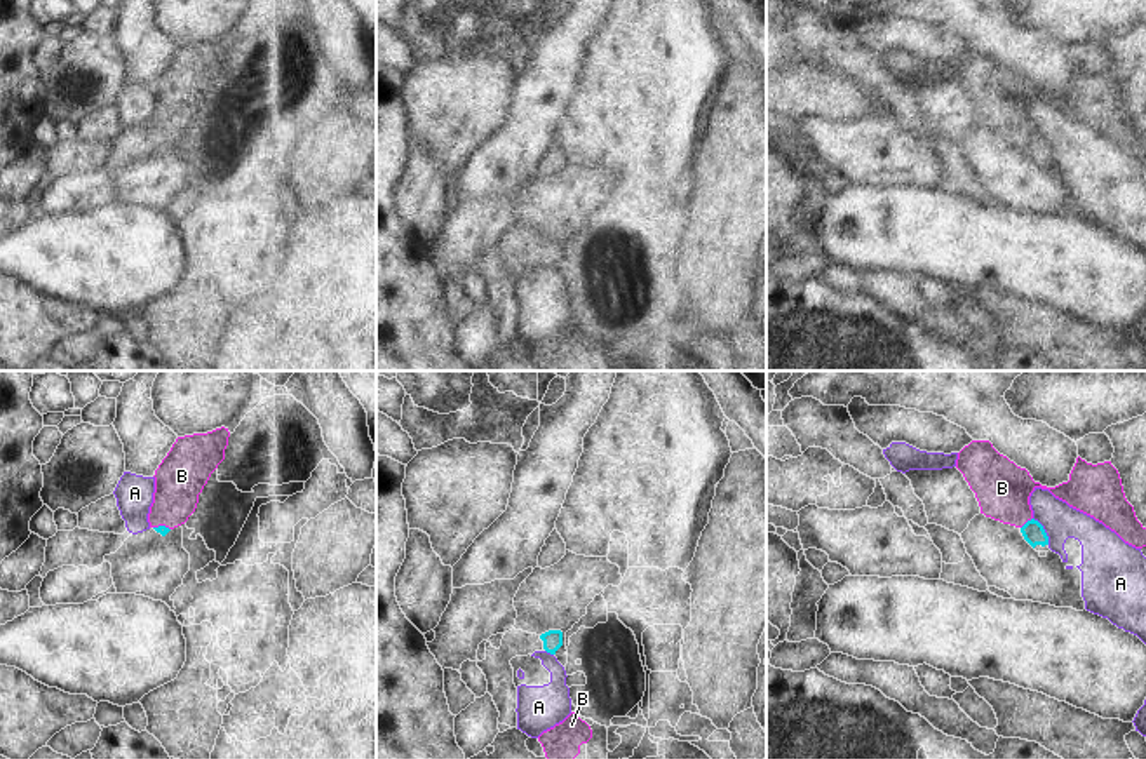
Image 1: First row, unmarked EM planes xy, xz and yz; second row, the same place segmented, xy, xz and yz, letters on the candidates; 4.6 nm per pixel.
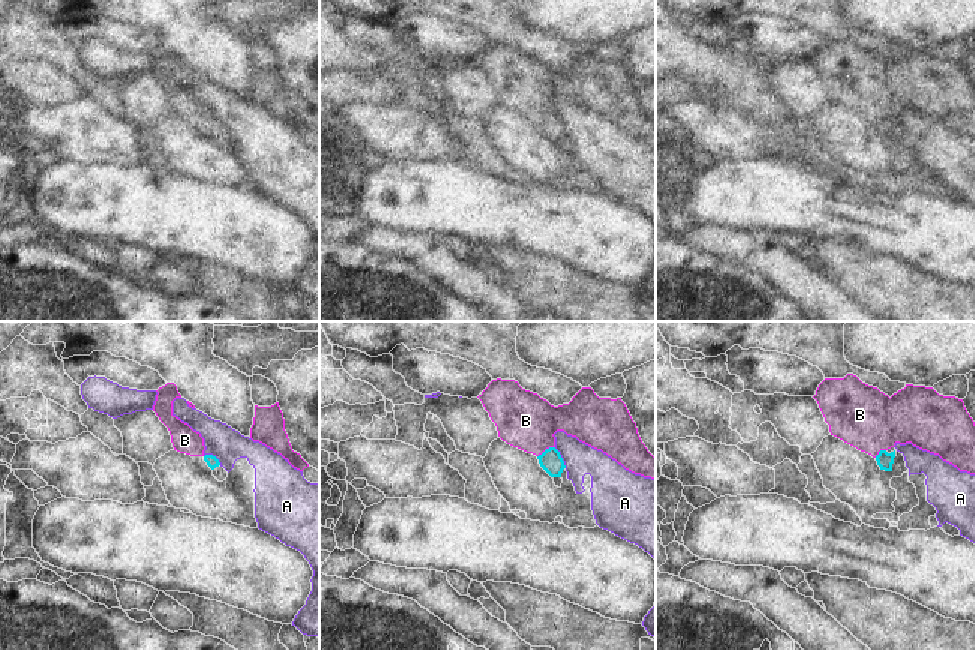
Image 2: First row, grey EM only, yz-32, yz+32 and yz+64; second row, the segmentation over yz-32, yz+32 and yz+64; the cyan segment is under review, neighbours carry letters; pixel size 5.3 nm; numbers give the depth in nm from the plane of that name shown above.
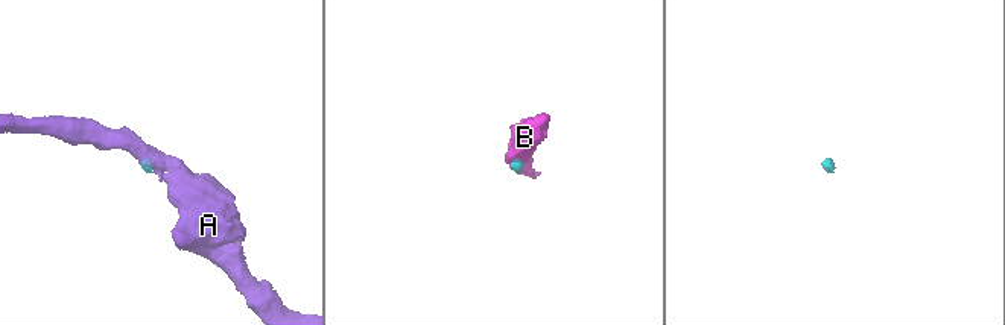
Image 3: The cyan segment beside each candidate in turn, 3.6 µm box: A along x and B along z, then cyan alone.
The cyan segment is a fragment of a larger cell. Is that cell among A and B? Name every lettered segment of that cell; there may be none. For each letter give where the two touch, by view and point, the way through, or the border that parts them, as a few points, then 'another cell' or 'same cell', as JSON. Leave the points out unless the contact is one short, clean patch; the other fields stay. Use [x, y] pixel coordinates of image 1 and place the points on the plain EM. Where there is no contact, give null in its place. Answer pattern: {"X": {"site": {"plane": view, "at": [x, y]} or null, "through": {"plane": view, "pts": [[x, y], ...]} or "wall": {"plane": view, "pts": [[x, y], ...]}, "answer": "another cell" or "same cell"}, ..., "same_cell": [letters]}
{"A": {"site": {"plane": "yz", "at": [1044, 141]}, "answer": "another cell"}, "B": {"site": {"plane": "yz", "at": [1026, 133]}, "answer": "same cell"}, "same_cell": ["B"]}

